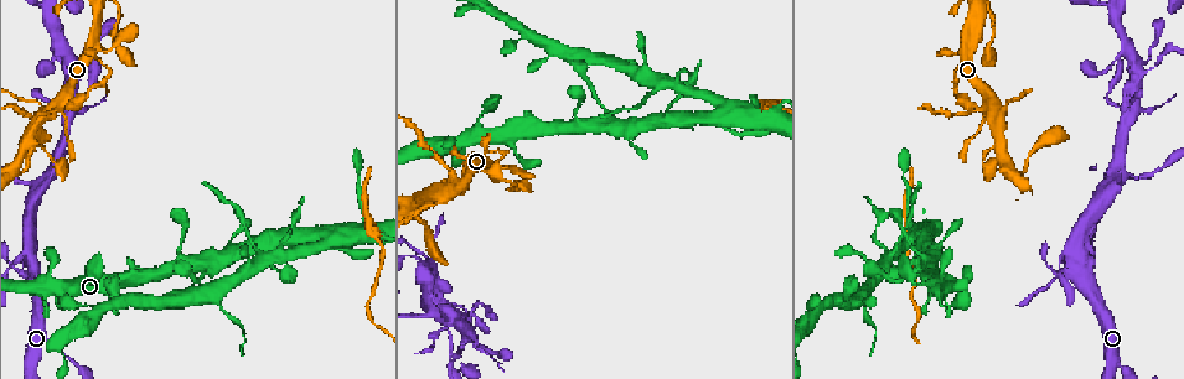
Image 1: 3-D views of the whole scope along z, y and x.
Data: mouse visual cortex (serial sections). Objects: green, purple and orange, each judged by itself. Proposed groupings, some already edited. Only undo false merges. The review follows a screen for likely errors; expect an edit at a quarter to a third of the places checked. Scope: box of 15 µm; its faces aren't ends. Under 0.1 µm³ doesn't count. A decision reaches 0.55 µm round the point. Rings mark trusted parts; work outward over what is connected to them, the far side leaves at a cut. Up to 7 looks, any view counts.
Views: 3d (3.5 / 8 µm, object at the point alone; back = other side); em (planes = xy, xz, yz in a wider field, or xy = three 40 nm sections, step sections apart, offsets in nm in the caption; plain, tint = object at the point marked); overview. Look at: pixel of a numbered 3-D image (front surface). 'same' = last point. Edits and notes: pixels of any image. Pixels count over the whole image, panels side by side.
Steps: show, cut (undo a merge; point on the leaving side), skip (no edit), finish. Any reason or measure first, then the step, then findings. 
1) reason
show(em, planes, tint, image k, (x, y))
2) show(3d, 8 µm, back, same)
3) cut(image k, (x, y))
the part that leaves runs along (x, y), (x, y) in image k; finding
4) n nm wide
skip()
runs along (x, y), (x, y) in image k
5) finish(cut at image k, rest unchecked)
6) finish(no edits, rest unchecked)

sharp bend
show(3d, 3.5 µm, image 1, (40, 180))

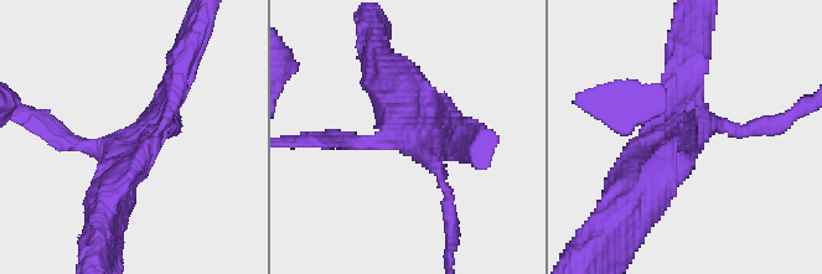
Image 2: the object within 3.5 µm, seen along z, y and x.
now the EM
show(em, xy, step 1, tint, image 2, (140, 140))

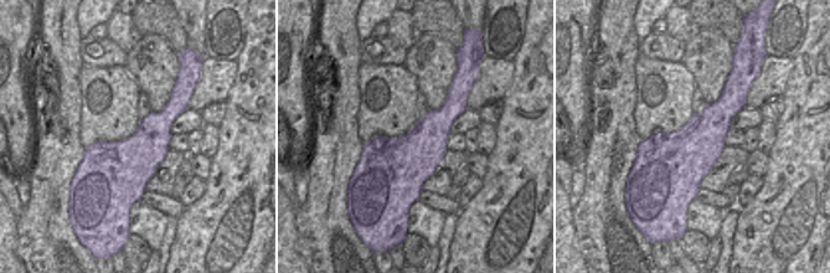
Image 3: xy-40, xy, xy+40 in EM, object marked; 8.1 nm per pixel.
440 nm wide
skip()
runs along (106, 192), (171, 102), (182, 67) in image 2; all the same cell

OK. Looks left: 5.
sudden change in width
show(em, planes, tint, image 1, (451, 173))

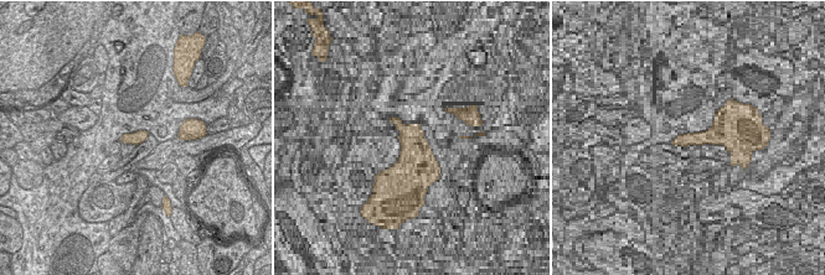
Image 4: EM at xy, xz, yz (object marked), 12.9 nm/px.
show(3d, 3.5 µm, same)

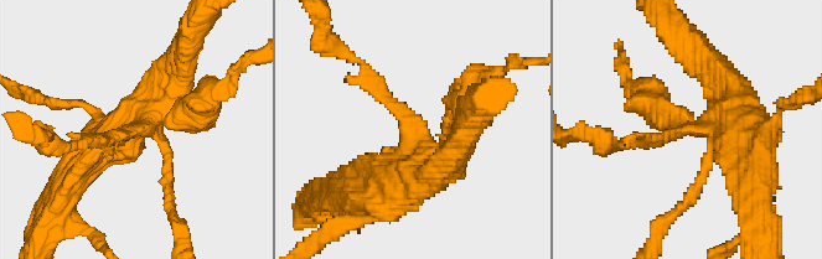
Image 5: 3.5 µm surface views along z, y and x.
arms of 200, 450 nm
skip()
runs along (439, 169), (360, 61) in image 5; continuous, no second cell

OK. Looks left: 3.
sharp bend
show(3d, 8 µm, image 1, (725, 129))

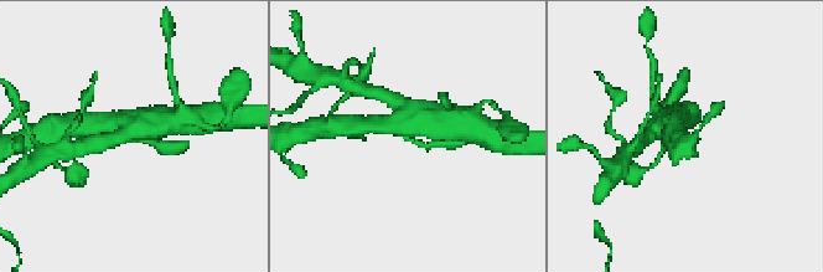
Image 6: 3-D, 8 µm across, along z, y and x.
zoom in
show(3d, 3.5 µm, image 6, (405, 139))

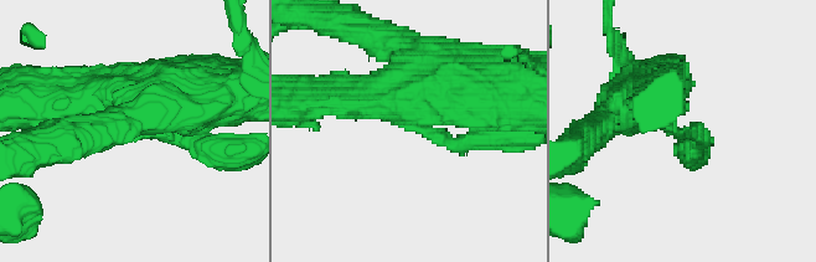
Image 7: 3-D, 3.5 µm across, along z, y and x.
skip()
runs along (334, 94), (414, 82), (418, 60), (376, 34) in image 7; all the same cell

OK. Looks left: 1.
finish(no edits, rest unchecked)

